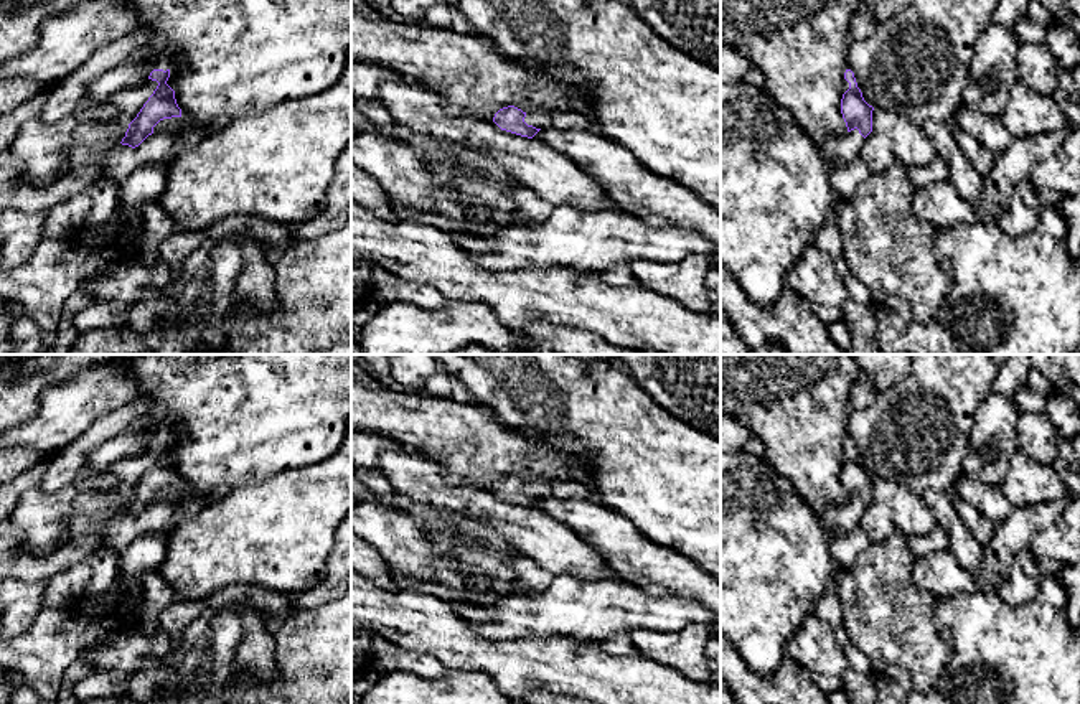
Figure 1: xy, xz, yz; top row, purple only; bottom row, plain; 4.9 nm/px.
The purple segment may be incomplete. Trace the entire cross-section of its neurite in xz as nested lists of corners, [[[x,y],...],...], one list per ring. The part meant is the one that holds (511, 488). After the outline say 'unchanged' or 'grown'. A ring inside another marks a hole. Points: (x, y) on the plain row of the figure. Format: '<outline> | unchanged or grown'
[[[514,475],[500,478],[493,491],[506,501],[533,508],[541,498],[552,496],[551,481],[523,481]]] | grown

